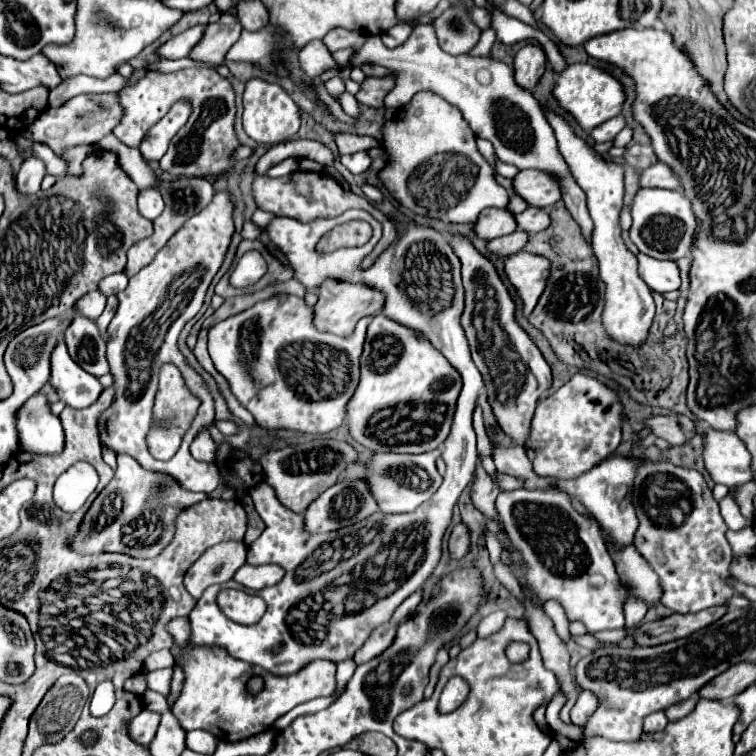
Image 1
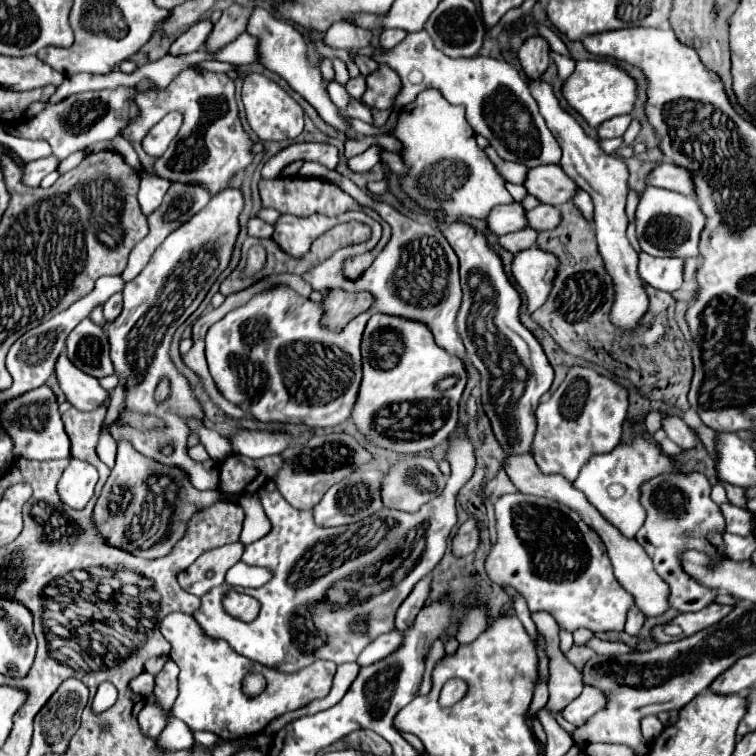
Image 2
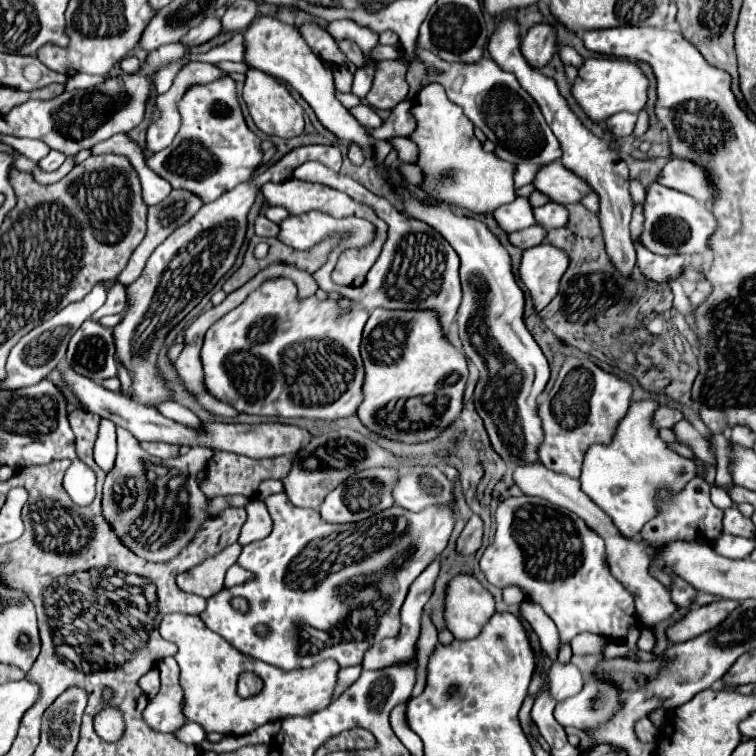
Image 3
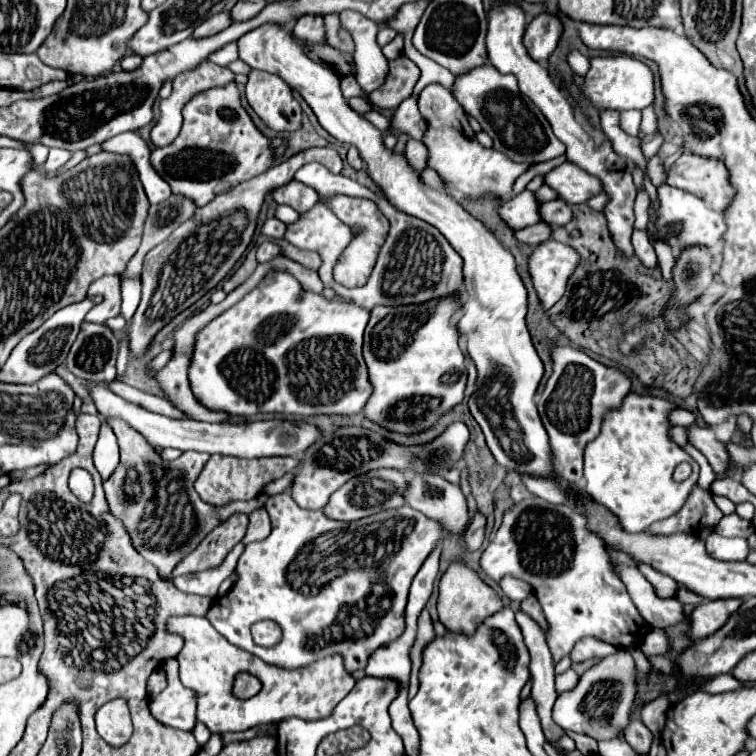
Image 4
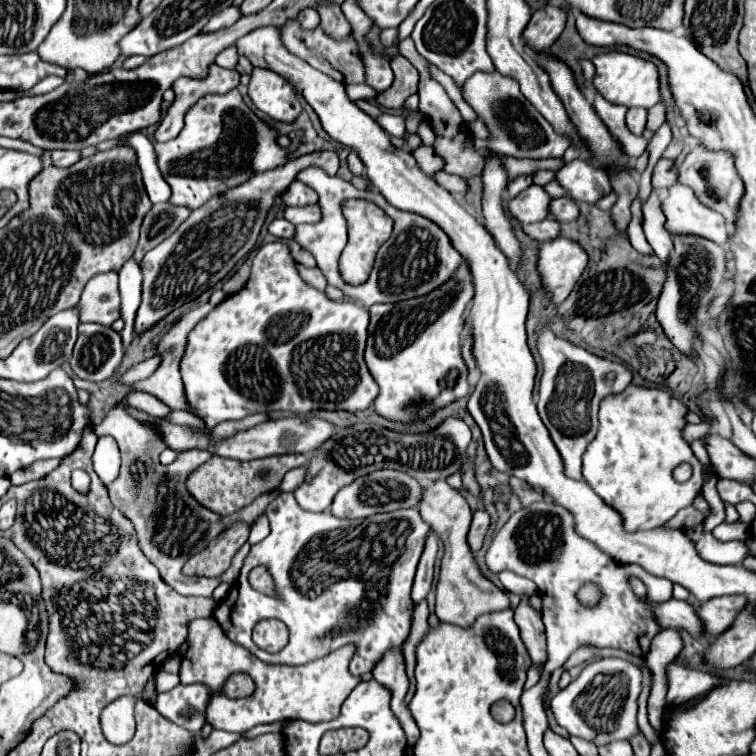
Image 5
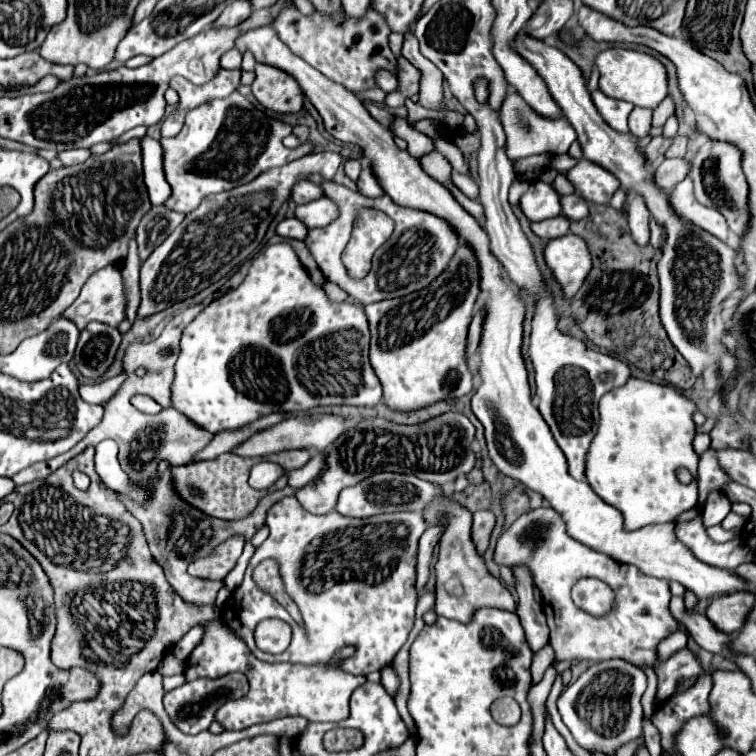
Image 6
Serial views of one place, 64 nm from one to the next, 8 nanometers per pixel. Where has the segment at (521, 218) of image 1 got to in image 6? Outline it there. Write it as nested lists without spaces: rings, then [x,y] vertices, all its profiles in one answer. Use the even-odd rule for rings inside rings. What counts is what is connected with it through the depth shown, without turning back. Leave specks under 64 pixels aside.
[[[574,192],[574,194],[562,198],[562,212],[570,220],[586,218],[588,216],[588,202],[584,202],[584,198],[580,198],[580,194]]]

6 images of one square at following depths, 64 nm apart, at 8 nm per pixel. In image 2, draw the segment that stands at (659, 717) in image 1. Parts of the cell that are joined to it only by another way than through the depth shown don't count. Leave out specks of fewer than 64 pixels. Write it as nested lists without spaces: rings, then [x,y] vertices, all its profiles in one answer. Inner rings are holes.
[[[648,716],[648,718],[644,718],[642,722],[640,722],[640,728],[642,728],[642,736],[648,740],[648,742],[652,742],[654,738],[656,738],[656,734],[660,734],[662,732],[662,722],[656,718],[656,716]]]

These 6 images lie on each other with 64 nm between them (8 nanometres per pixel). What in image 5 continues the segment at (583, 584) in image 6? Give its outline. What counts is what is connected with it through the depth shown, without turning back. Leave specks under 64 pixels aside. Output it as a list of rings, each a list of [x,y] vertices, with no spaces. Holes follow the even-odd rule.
[[[588,584],[588,586],[582,586],[582,588],[580,588],[578,598],[580,598],[580,602],[584,602],[586,606],[596,606],[596,602],[602,598],[602,594],[600,594],[600,588],[598,588],[598,586]]]

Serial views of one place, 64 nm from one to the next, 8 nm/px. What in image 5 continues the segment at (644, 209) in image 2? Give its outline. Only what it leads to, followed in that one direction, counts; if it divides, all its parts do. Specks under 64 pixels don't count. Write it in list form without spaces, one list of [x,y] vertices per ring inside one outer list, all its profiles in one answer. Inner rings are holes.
[[[670,186],[664,194],[662,210],[666,214],[666,228],[670,234],[694,234],[718,244],[728,242],[728,228],[724,218],[712,208],[700,204],[690,186]]]

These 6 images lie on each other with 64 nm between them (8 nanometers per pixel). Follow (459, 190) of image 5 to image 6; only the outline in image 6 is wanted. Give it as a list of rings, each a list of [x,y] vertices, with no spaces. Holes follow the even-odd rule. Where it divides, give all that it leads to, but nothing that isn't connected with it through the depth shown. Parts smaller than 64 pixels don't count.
[[[452,172],[452,180],[454,180],[454,184],[468,196],[468,198],[474,198],[474,200],[478,200],[478,194],[480,194],[480,190],[478,190],[478,184],[472,180],[472,178],[468,178],[468,176],[462,176],[462,174],[458,174],[458,172]]]

